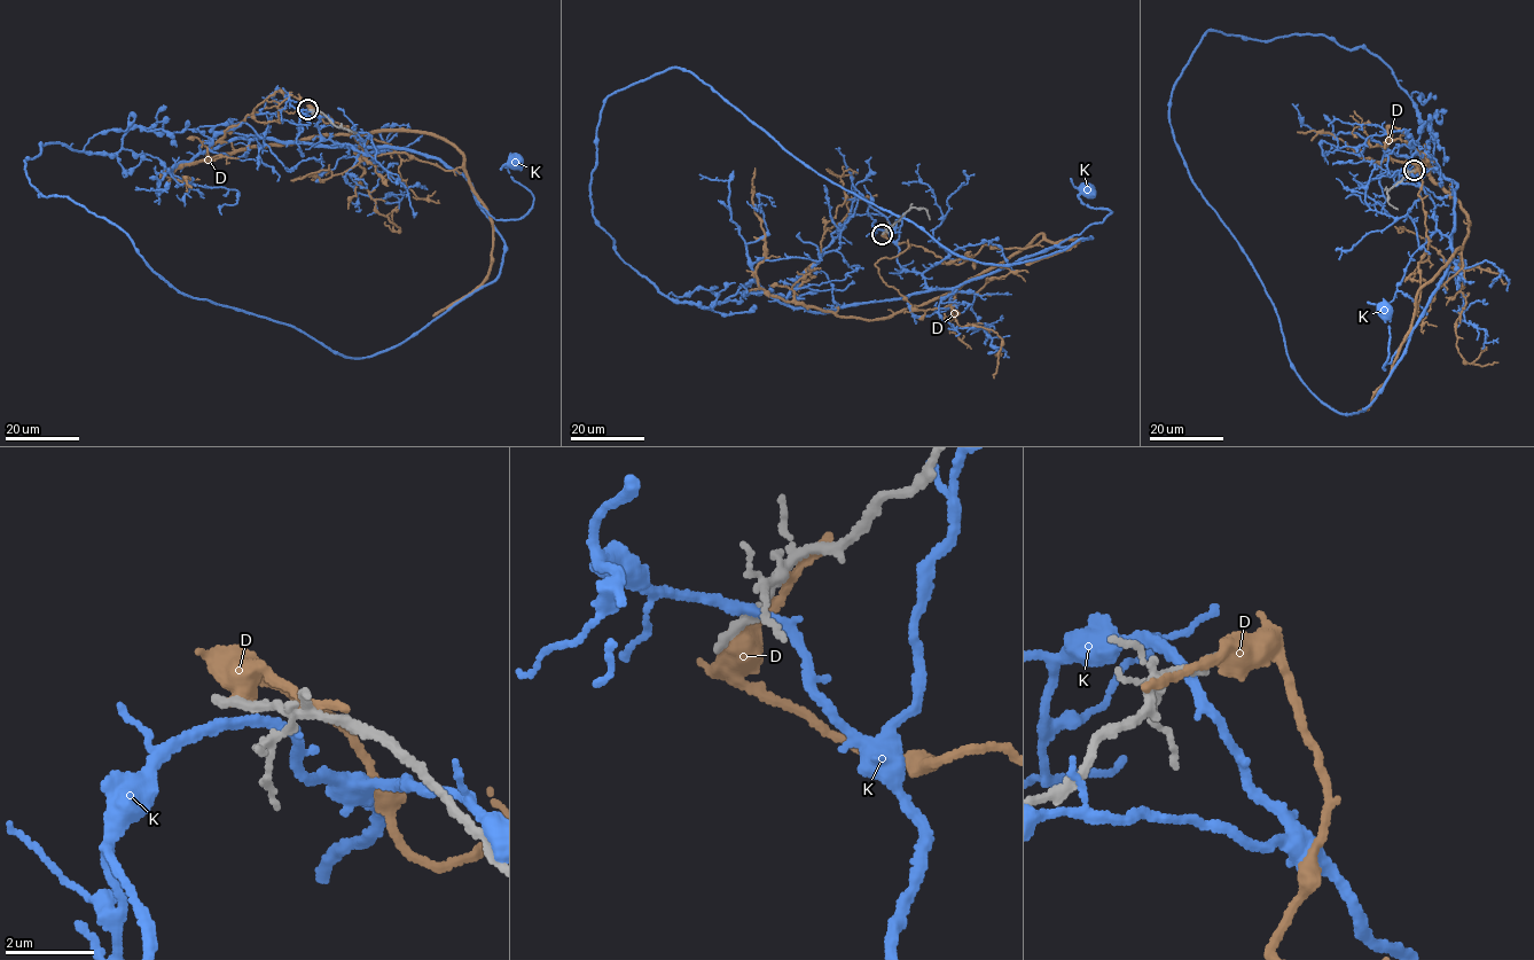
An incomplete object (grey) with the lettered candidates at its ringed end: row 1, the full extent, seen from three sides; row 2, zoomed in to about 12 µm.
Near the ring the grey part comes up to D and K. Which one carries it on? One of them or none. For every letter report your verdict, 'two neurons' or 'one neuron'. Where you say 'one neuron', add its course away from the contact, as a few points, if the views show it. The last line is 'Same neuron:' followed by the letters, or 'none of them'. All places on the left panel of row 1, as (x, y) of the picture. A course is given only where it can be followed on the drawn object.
D: two neurons
K: two neurons
Same neuron: none of them

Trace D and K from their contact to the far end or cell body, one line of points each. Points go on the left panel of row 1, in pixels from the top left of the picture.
D: (308, 109), (365, 155), (462, 166), (456, 147), (392, 130), (206, 158), (245, 116), (296, 110)
K: (311, 110), (326, 139), (439, 157), (495, 219), (519, 219), (532, 205), (533, 194), (506, 168), (516, 162)

